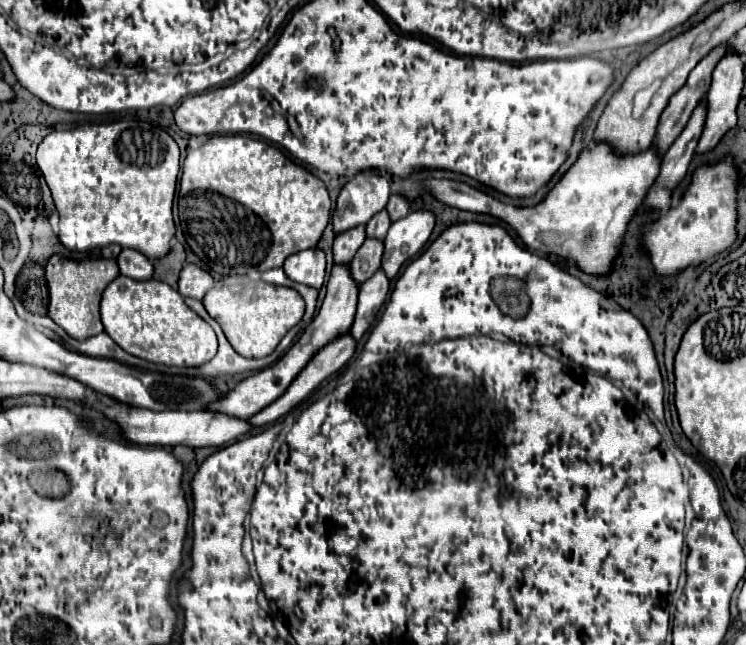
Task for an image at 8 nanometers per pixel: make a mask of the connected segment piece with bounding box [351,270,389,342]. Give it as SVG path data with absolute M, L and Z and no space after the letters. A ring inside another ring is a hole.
M379 270L375 276L371 276L371 280L367 280L359 288L357 314L355 314L355 322L351 326L353 340L359 342L363 338L363 334L371 328L373 320L377 318L377 312L381 310L381 306L387 300L387 292L389 292L389 280L385 278L383 270Z

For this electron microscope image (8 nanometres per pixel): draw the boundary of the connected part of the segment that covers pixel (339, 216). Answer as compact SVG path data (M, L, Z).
M373 172L357 174L343 186L337 198L337 208L333 214L335 234L367 224L371 216L375 216L387 206L389 196L391 192L387 178Z

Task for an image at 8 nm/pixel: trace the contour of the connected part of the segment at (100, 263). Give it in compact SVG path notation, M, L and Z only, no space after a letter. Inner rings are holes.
M51 256L45 266L45 278L49 286L49 318L59 324L71 338L87 340L103 332L99 302L105 286L119 276L119 266L115 260L71 260L65 256Z

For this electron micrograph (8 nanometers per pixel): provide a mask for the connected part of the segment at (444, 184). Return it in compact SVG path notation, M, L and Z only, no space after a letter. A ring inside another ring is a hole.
M591 144L579 154L571 170L545 196L545 202L531 208L501 204L481 190L451 180L429 178L425 186L449 206L491 214L507 222L529 250L543 250L547 254L571 260L581 272L589 276L609 276L615 270L615 260L623 252L623 236L629 228L629 222L637 214L637 208L659 174L659 164L661 156L653 146L639 154L619 156L607 144Z

